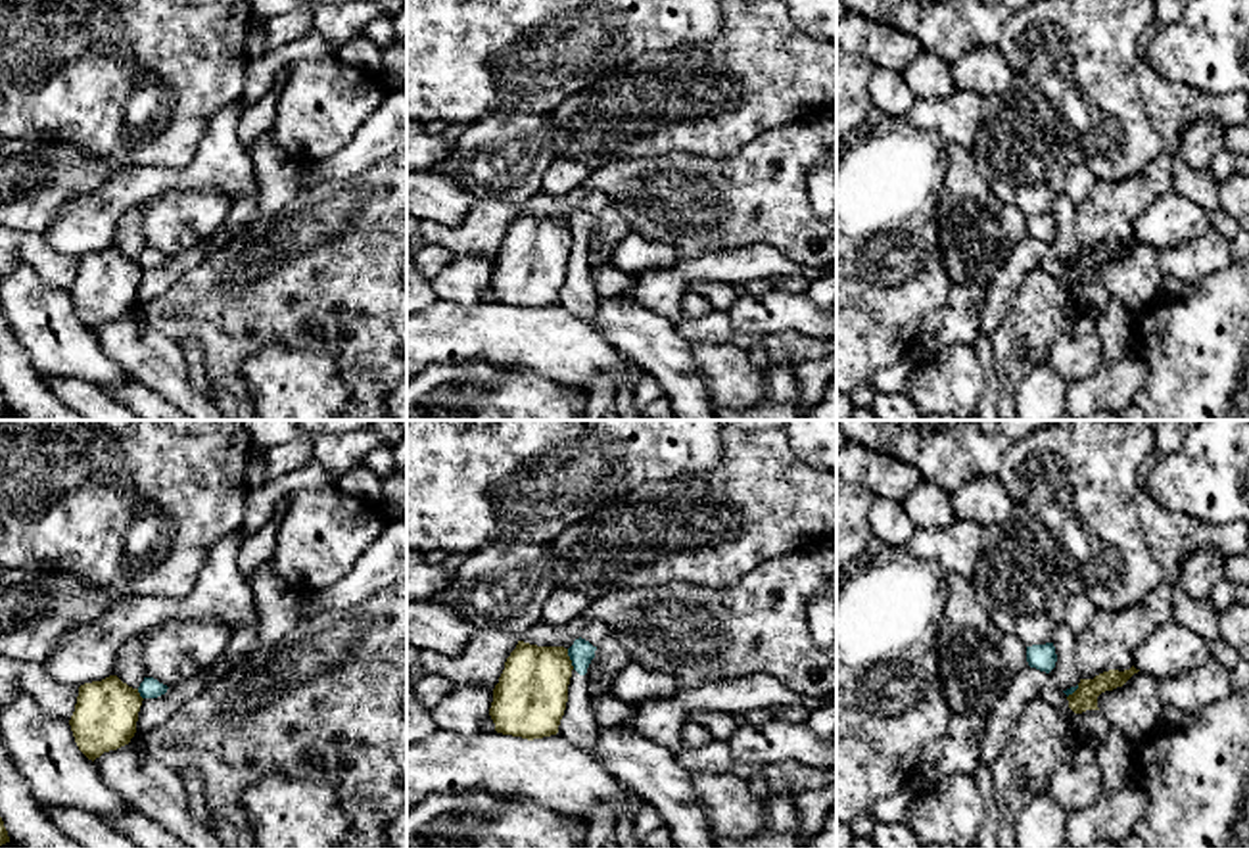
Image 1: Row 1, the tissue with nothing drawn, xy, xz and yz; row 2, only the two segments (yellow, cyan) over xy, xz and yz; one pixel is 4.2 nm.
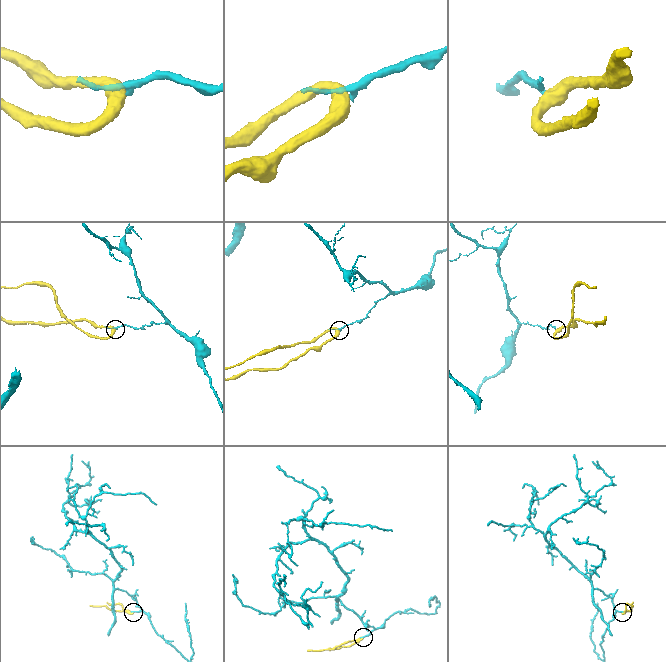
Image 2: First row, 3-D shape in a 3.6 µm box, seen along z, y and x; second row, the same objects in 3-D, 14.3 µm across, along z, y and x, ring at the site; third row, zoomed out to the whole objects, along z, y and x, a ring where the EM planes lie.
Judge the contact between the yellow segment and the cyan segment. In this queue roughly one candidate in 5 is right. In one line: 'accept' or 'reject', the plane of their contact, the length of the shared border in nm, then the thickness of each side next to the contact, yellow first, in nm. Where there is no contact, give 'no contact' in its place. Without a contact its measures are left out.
reject; contact in xz; length 90 nm; calibres 300 and 100 nm

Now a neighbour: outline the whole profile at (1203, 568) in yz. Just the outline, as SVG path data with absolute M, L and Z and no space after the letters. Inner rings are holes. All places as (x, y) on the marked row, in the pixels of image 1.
M1201 547L1184 560L1180 585L1193 601L1203 602L1222 577L1226 577L1226 556L1213 547Z

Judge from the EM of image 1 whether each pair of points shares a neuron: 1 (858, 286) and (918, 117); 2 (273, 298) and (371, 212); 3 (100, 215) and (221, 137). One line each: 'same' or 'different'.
1: different
2: same
3: same

